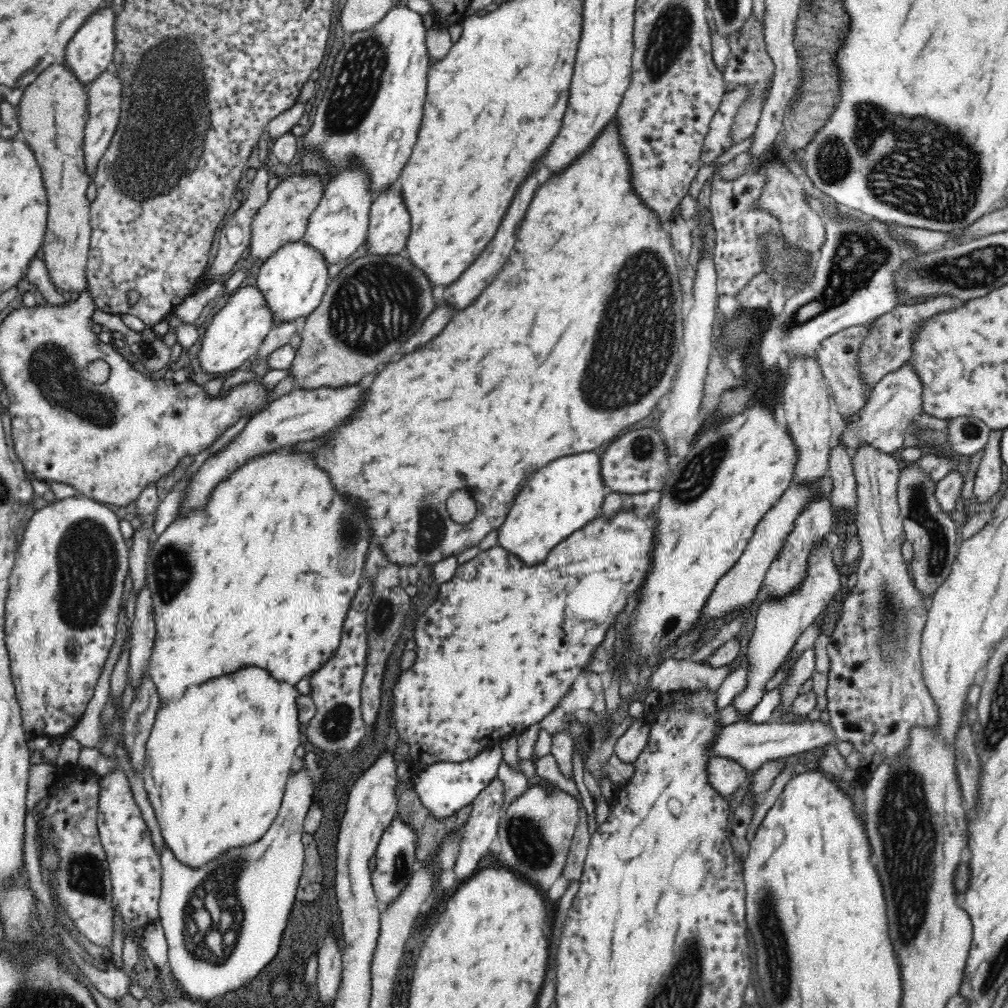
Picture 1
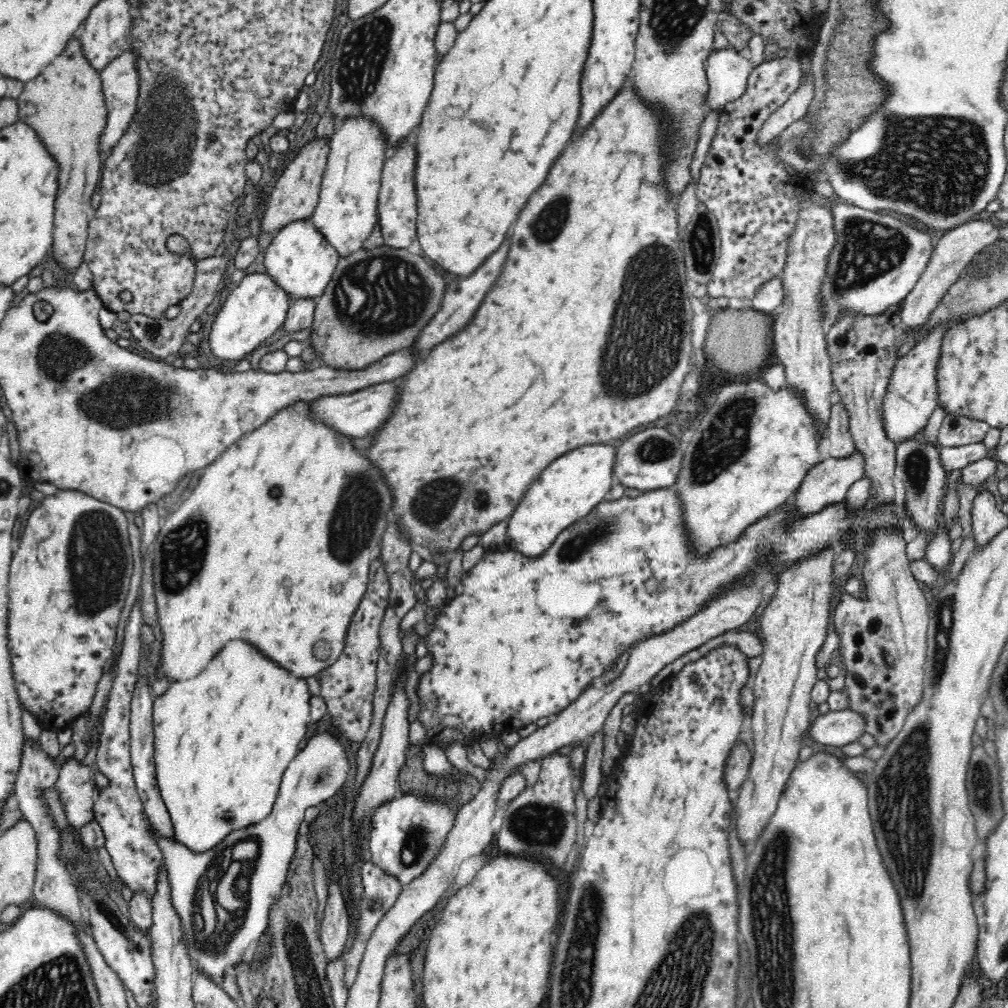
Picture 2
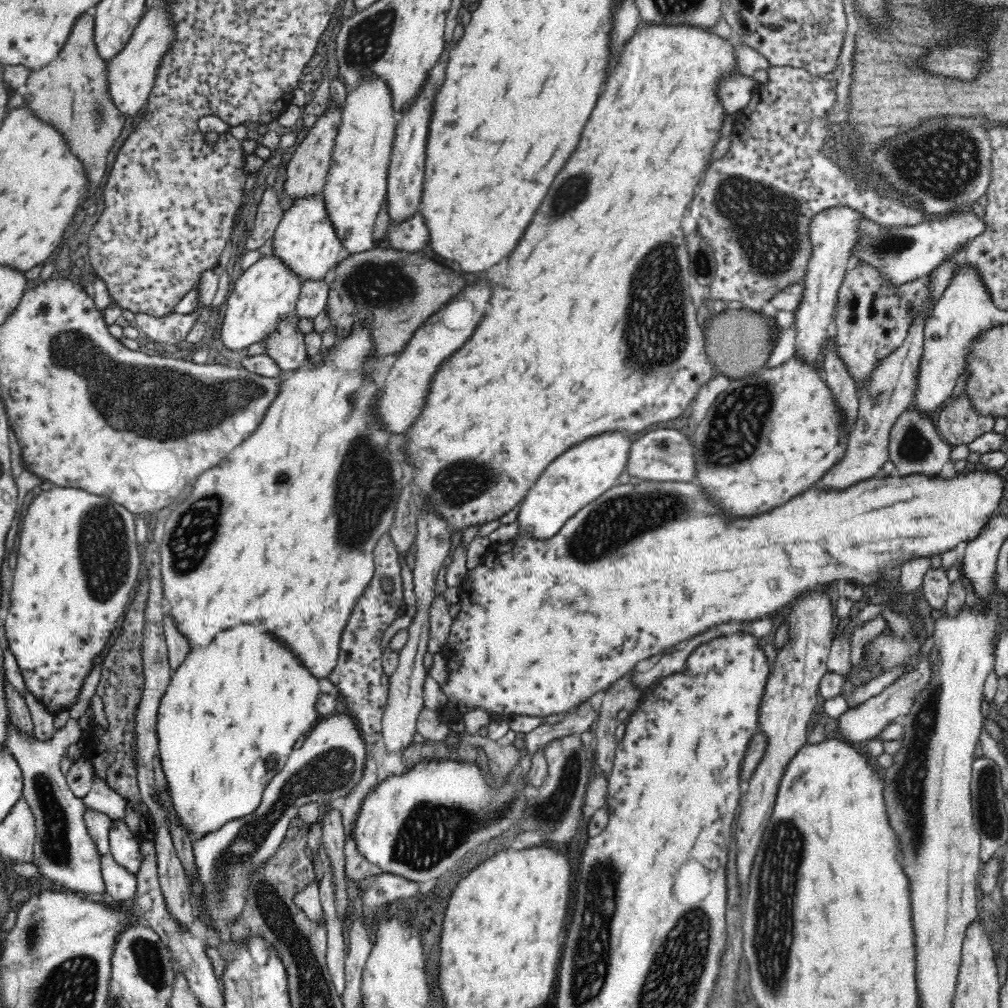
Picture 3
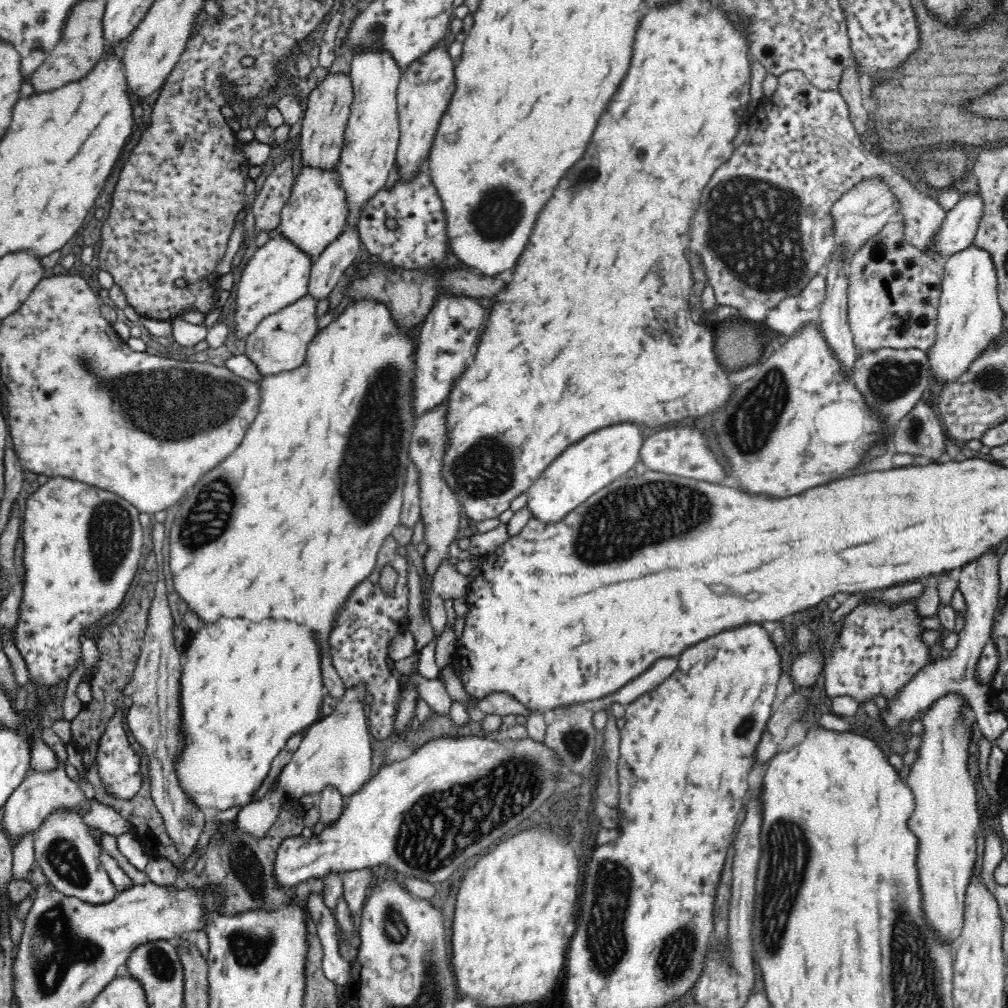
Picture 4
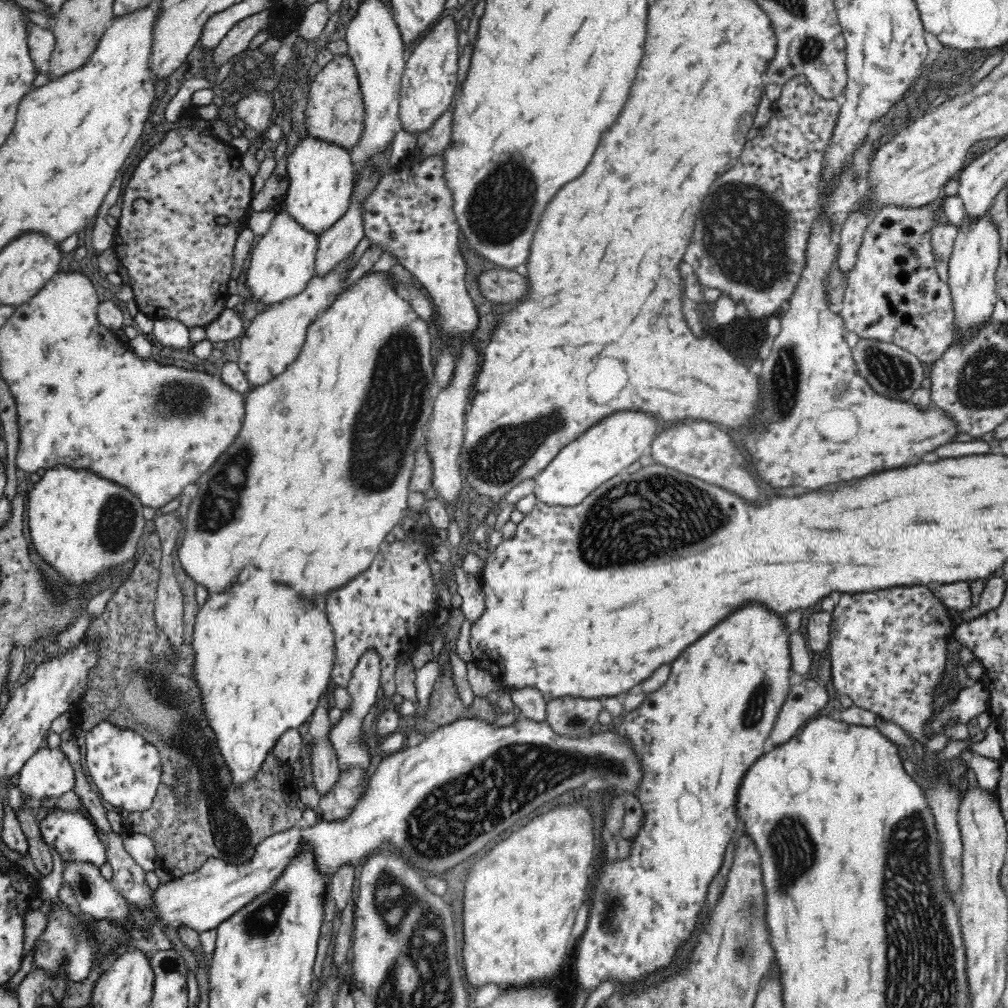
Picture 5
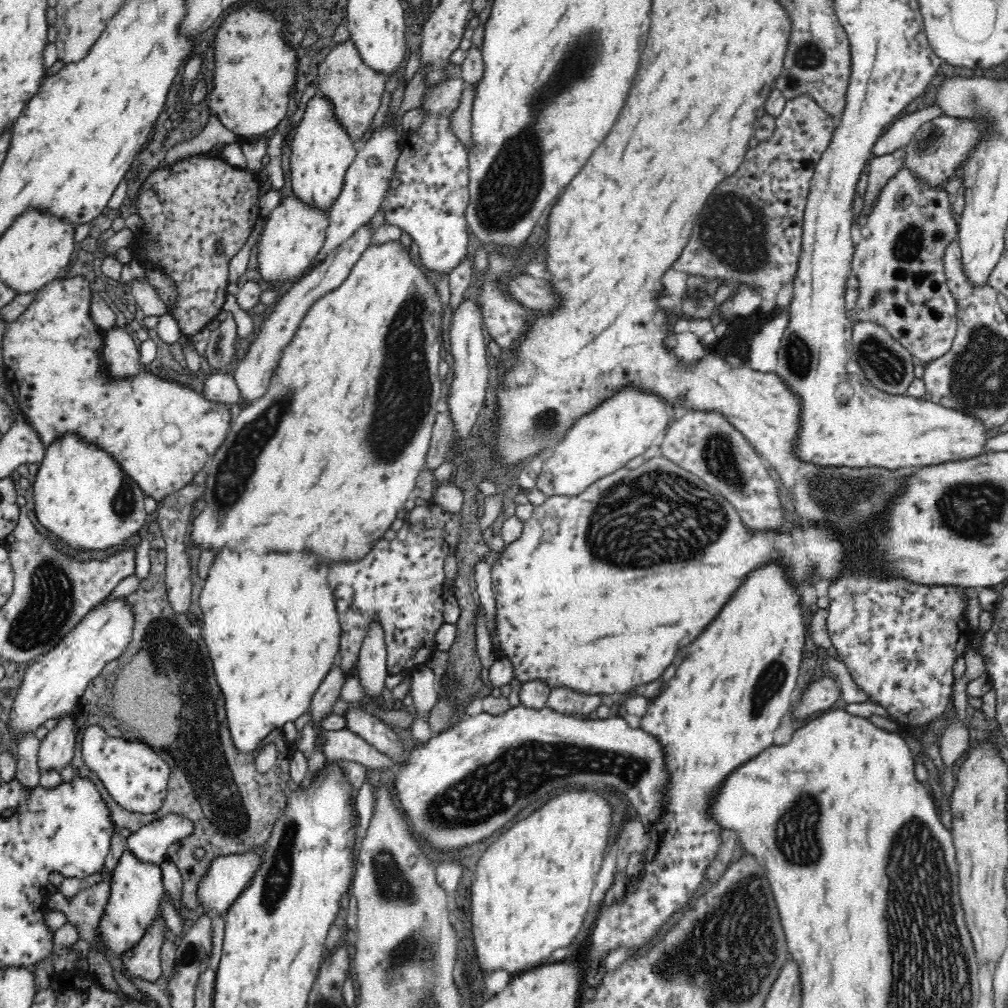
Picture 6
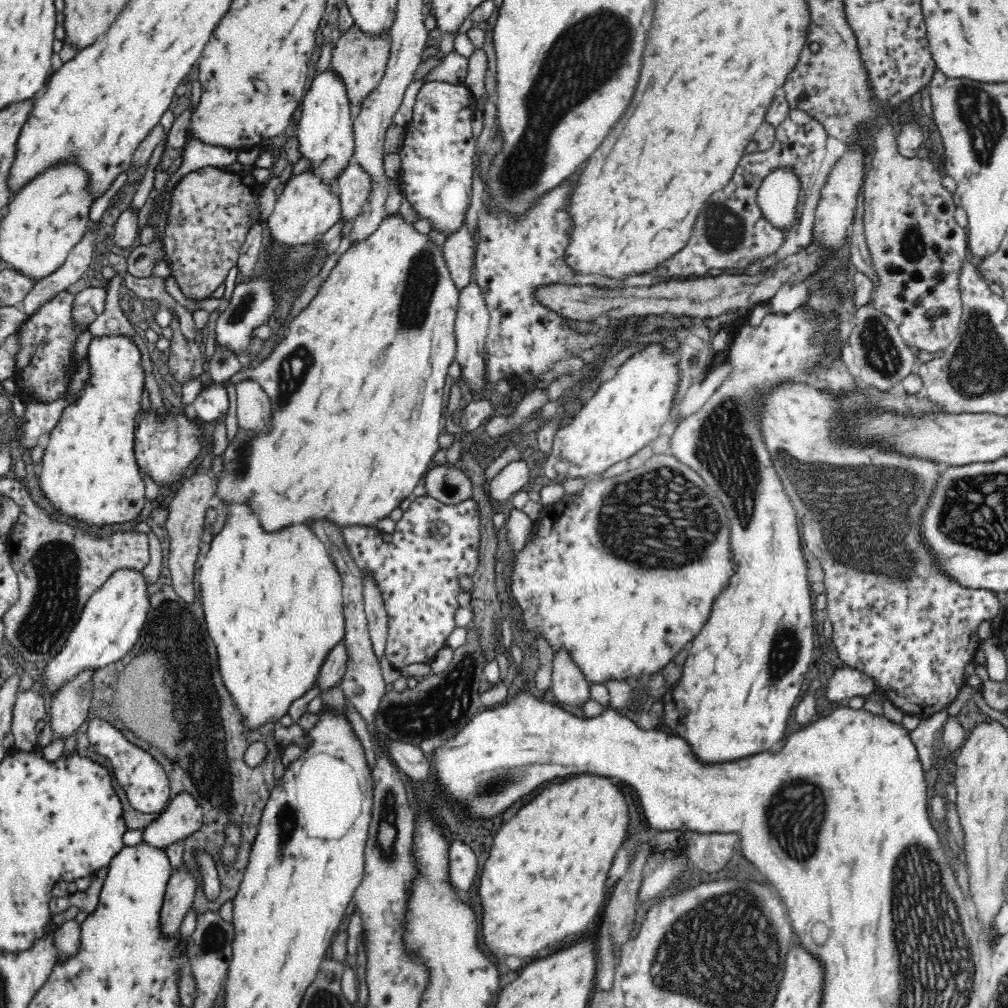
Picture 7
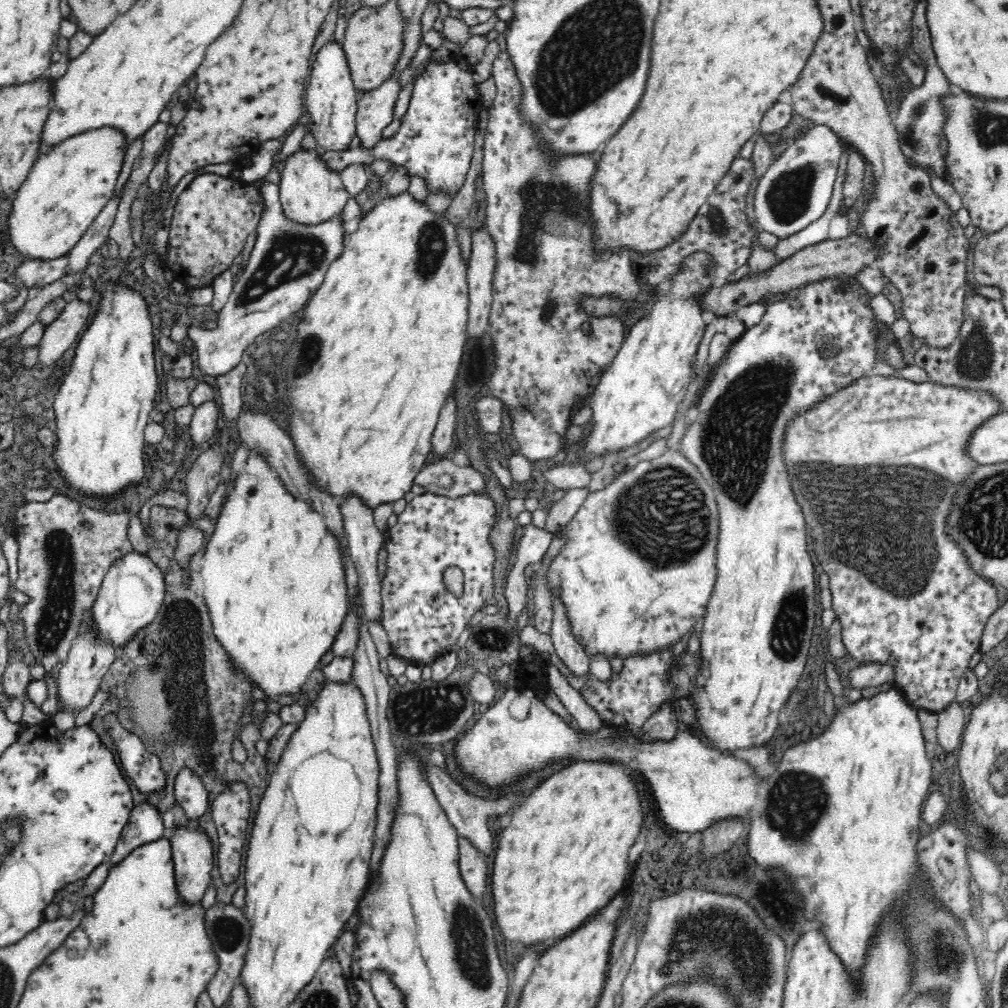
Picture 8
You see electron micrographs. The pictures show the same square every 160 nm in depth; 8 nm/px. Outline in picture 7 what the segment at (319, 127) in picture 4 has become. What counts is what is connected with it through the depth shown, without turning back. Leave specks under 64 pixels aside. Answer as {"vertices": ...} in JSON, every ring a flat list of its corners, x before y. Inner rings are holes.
{"vertices":[[352,25,342,34,338,43,333,47,330,66,345,83,346,94,349,95,354,116,358,109,362,108,364,99,380,84,390,57,390,50,390,32,384,31,382,35,370,36,356,25]]}

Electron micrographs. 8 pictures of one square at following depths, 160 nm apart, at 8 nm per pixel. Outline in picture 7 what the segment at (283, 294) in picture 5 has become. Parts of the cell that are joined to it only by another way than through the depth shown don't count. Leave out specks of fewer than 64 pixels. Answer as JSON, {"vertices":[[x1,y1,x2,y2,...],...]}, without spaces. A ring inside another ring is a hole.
{"vertices":[[308,170,294,176,285,185,284,194,280,192,273,212,264,220,267,222,272,241,286,243,288,246,313,243,315,238,326,234,340,220,341,201,333,184,326,183]]}

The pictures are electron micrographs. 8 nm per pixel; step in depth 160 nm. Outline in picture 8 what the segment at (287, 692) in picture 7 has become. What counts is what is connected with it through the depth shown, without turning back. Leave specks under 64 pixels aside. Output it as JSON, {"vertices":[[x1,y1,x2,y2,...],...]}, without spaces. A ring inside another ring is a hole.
{"vertices":[[254,449,252,456,248,458,248,462,244,466,242,476,236,480,234,488,228,492,228,500,224,501,224,508,221,509,221,513,217,516,215,530,209,538,208,544,206,544,203,559,201,575,204,585,204,599,209,610,212,630,214,636,225,647,226,653,232,659,233,666,236,667,236,670,245,674,250,686,257,686,263,691,264,701,266,702,271,700,278,702,278,698,284,694,299,695,302,692,302,686,308,680,308,676,314,669,318,668,320,658,331,650,342,623,349,613,348,581,345,578,344,551,341,550,340,539,329,531,328,526,324,526,322,516,312,512,310,504,296,502,286,492,286,488,280,484,280,478,276,476,276,472,262,458,262,455,258,454,258,451]]}

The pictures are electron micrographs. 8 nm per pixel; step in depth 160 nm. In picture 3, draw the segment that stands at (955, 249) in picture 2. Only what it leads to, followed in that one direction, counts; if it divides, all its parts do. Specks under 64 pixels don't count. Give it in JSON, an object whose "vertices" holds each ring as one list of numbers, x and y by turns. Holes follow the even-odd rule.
{"vertices":[[972,238,966,240,954,255,948,256,942,264,938,264,927,275,928,298,926,298,926,306,910,322,910,328,908,328,904,342,892,354,884,357,873,370,869,385,859,394,858,418,848,436,846,450,842,454,843,458,835,466,832,466,814,487,825,491,846,490,846,488,850,488,850,486,854,486,862,480,876,476,882,466,889,461,890,430,892,430,896,419,910,406,914,396,916,378,918,378,918,362,920,362,925,344,925,322,930,316,933,306,939,301,953,276,962,266,965,248,971,240]]}

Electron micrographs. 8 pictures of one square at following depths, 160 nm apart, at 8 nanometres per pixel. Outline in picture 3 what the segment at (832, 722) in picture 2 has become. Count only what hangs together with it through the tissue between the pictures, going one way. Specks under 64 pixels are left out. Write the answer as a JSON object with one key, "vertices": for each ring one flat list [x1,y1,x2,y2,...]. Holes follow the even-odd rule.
{"vertices":[[925,659,913,671,895,680,878,695,871,697,857,707,849,708,842,716,836,718,836,728,838,728,838,734,843,738,842,740,859,744,874,739,886,726,906,716,910,712,914,696,922,690,924,682,930,680,928,677,930,676,930,667,928,666,930,663]]}

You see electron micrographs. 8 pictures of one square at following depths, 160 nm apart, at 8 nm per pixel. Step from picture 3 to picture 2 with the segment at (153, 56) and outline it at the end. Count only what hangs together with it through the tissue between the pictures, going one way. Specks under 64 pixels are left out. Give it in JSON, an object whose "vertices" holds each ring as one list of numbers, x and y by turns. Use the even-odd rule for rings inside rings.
{"vertices":[[126,52,119,55,112,62,109,62,100,72,100,83,102,83,102,93,104,93,104,103,106,103,107,120,104,130,98,140,98,151,106,152,110,150,122,138,124,131,128,128,130,120,136,111,136,98,138,98,138,71,136,70,136,59,133,52]]}

